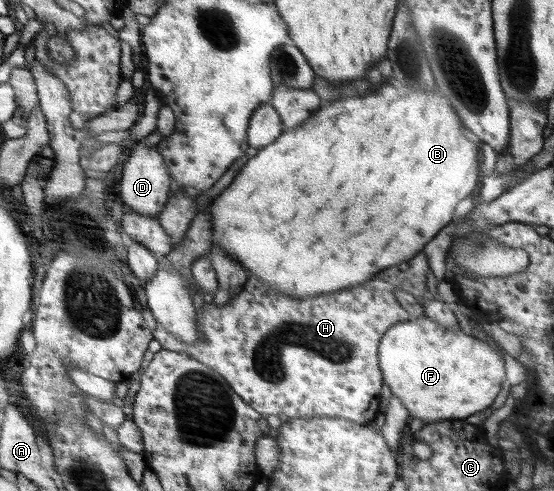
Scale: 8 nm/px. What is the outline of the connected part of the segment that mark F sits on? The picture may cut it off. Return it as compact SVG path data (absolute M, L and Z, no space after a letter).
M426 315L413 320L408 319L403 322L395 323L394 326L390 327L389 331L382 336L378 353L380 353L382 381L390 387L392 395L396 396L396 398L400 398L400 401L404 404L404 408L408 410L408 413L413 418L420 418L424 421L428 421L428 423L444 420L462 420L468 416L473 416L475 413L478 413L478 411L484 411L484 409L498 397L498 393L502 391L502 381L506 381L504 359L502 359L502 355L500 355L494 347L490 347L486 341L479 340L476 334L466 334L461 329L458 330L457 326L442 326Z

